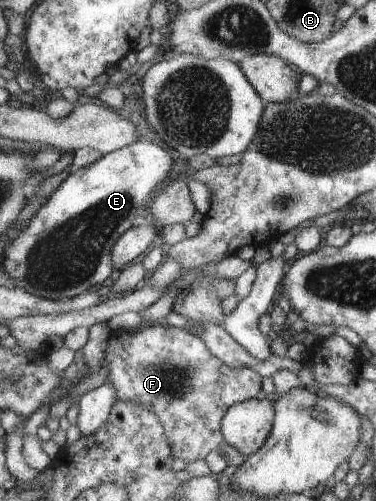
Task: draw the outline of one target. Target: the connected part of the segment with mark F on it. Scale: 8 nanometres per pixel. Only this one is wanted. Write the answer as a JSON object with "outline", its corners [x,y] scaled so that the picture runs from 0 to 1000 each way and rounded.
{"outline":[[[410,649],[348,663],[319,655],[293,663],[269,729],[258,737],[207,735],[213,754],[285,737],[285,760],[303,766],[319,800],[396,812],[428,838],[465,914],[508,924],[574,902],[625,932],[654,920],[654,910],[601,880],[590,850],[612,816],[686,790],[697,750],[681,739],[596,725],[535,673],[484,655]]]}

